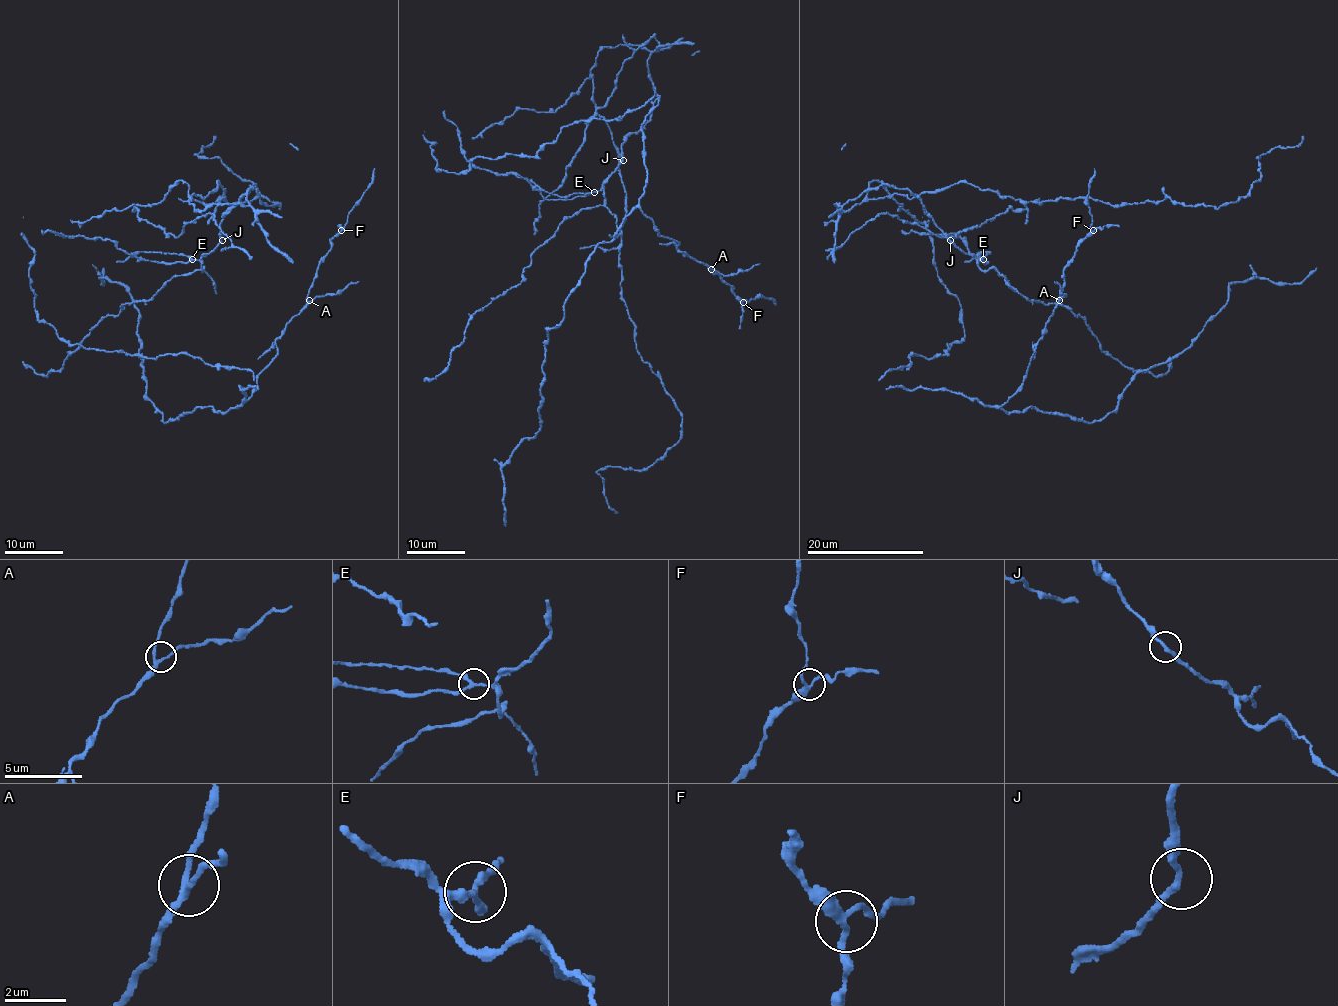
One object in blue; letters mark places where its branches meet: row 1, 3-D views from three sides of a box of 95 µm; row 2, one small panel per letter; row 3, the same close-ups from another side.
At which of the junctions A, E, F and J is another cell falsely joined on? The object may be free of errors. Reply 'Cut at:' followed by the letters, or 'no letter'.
Cut at: E

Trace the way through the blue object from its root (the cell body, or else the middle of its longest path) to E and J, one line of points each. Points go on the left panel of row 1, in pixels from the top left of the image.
E: (76, 236), (108, 239), (128, 254), (149, 261), (188, 262), (192, 259)
J: (76, 236), (108, 239), (128, 254), (157, 262), (200, 259), (222, 240)

